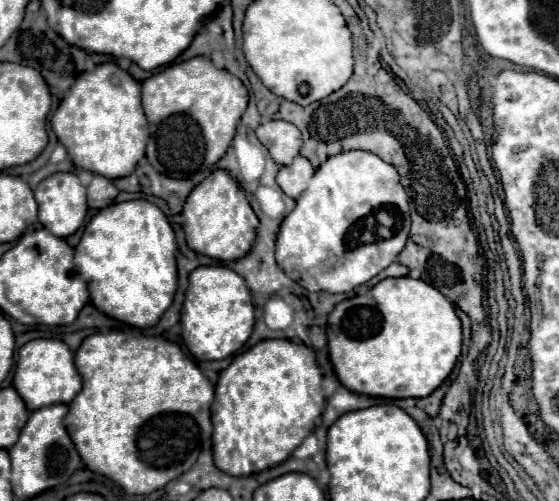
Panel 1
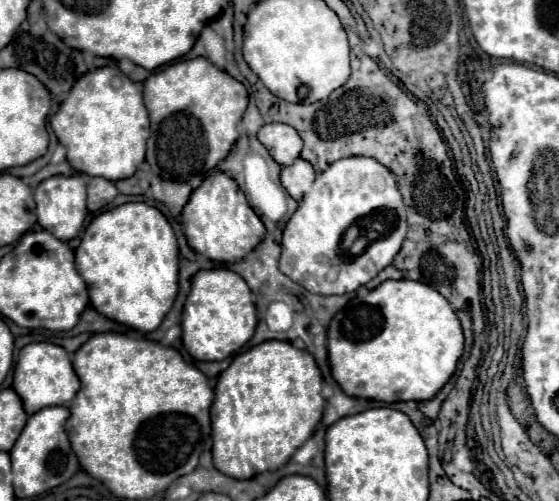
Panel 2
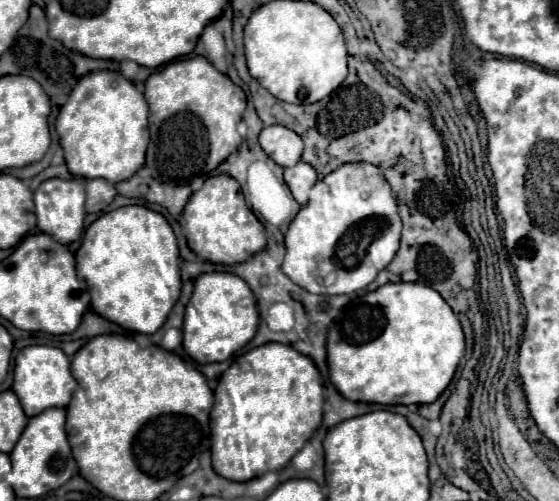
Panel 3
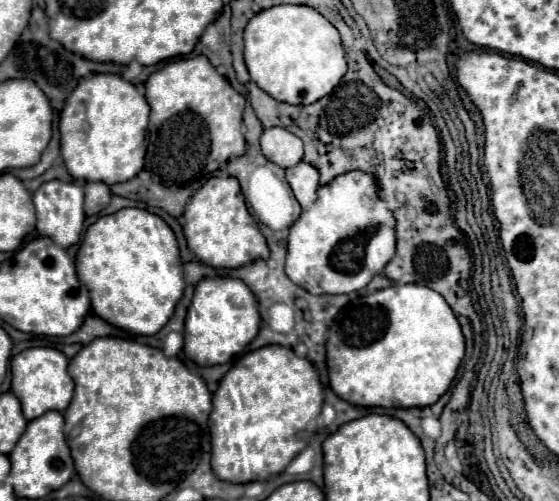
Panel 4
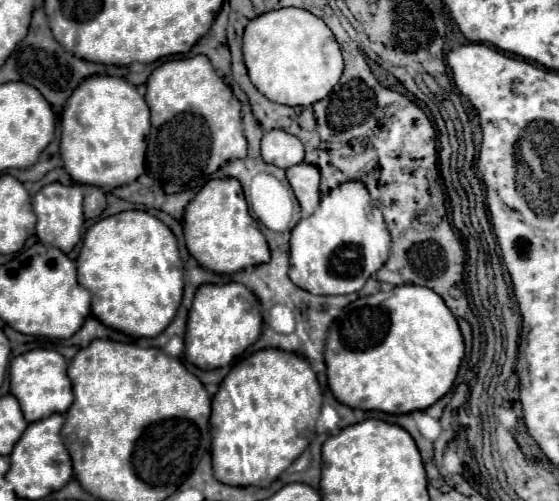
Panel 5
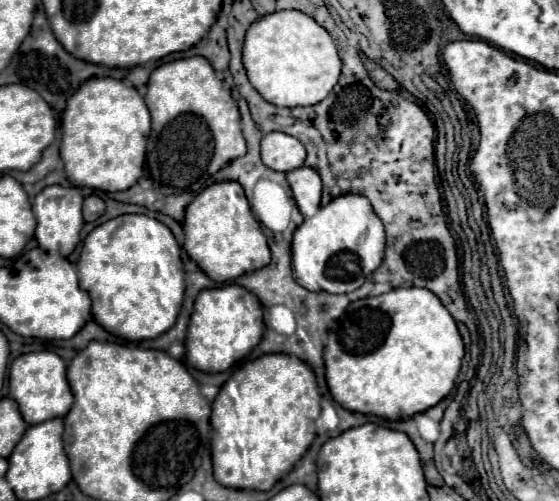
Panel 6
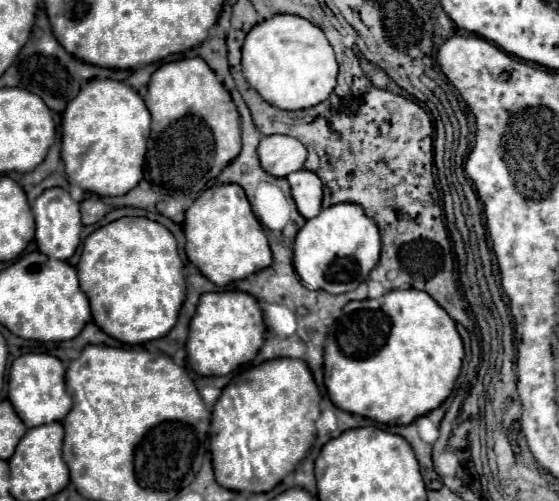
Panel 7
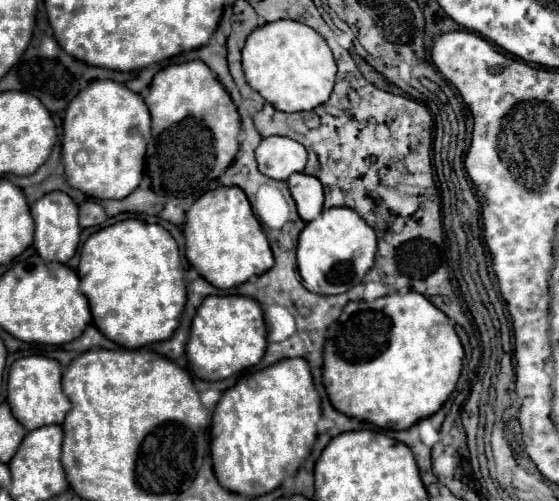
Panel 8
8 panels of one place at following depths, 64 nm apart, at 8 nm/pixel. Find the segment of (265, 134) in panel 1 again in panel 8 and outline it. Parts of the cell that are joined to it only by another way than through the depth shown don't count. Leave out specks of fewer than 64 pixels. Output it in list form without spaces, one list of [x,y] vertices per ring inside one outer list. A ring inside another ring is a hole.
[[[270,136],[256,148],[258,168],[274,180],[288,180],[290,174],[302,172],[306,166],[306,148],[286,136]]]

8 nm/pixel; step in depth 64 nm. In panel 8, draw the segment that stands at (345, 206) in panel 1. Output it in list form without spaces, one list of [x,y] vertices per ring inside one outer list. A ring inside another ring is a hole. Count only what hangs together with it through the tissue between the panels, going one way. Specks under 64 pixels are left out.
[[[350,208],[324,210],[300,234],[296,256],[304,286],[314,294],[344,294],[362,282],[376,254],[374,230]]]

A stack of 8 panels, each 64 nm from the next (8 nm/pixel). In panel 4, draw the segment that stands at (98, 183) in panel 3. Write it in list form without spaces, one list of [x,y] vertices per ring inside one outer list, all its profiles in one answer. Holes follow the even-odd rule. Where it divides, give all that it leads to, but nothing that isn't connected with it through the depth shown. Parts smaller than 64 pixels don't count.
[[[88,182],[84,184],[84,190],[86,190],[86,200],[84,200],[84,212],[88,216],[94,216],[98,212],[102,212],[108,202],[110,202],[110,188],[102,182]]]

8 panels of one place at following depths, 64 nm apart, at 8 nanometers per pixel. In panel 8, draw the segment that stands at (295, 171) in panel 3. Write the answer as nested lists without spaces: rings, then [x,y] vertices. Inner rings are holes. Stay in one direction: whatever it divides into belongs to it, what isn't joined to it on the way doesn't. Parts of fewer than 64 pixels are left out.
[[[300,172],[288,178],[288,188],[296,202],[300,218],[304,222],[312,222],[322,212],[322,204],[324,204],[324,190],[320,180]]]

